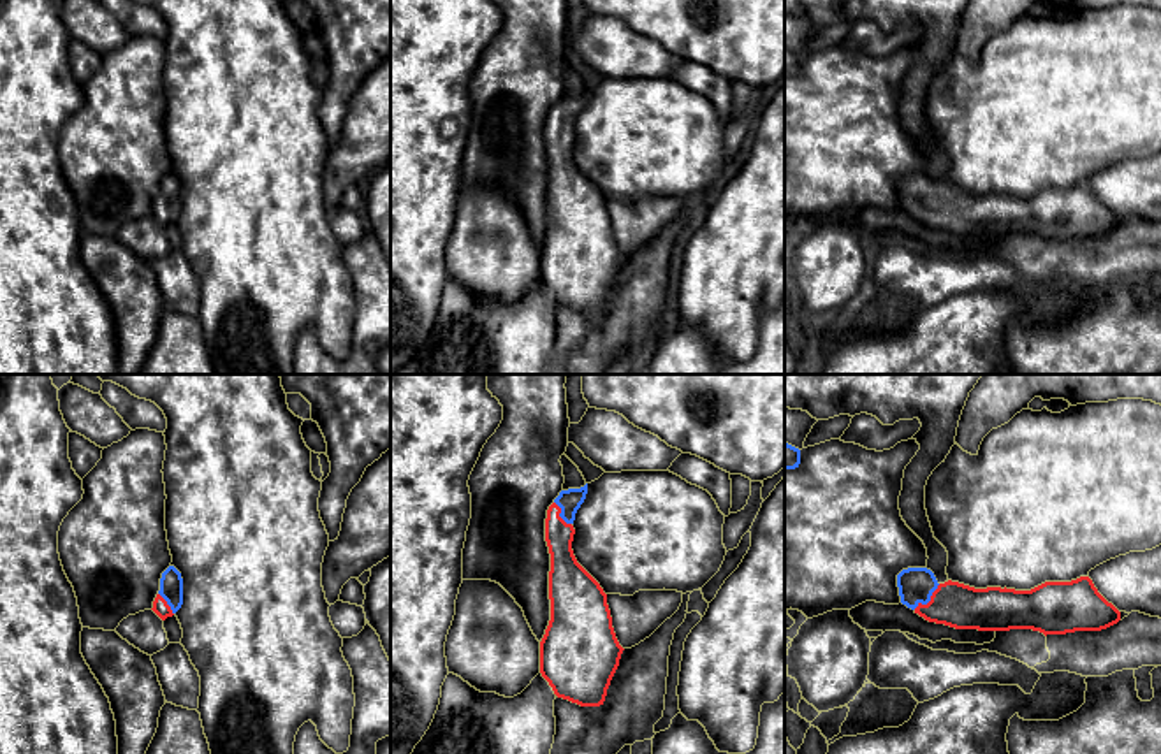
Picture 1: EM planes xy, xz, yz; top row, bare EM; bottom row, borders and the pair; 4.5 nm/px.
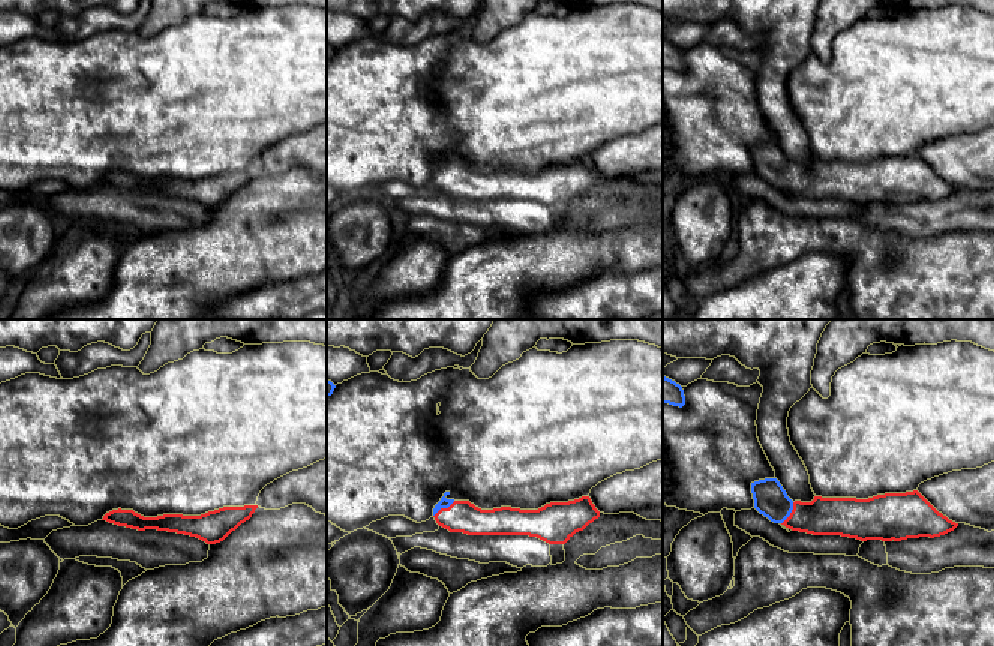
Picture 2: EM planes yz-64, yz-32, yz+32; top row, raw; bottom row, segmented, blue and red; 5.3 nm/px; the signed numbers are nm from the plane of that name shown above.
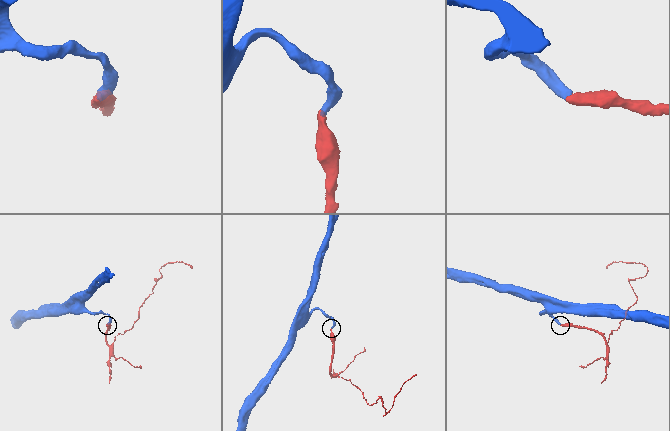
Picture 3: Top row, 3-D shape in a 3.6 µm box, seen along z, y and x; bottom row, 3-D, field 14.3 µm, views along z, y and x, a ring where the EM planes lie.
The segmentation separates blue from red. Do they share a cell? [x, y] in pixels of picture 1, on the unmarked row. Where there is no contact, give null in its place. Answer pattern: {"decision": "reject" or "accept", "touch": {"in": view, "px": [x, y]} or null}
{"decision": "accept", "touch": {"in": "yz", "px": [929, 206]}}

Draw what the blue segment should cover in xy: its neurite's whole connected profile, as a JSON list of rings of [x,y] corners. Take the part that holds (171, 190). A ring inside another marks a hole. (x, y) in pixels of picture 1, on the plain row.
[[[169,172],[160,185],[160,197],[153,207],[153,218],[165,227],[172,223],[183,211],[183,185],[181,179]]]

